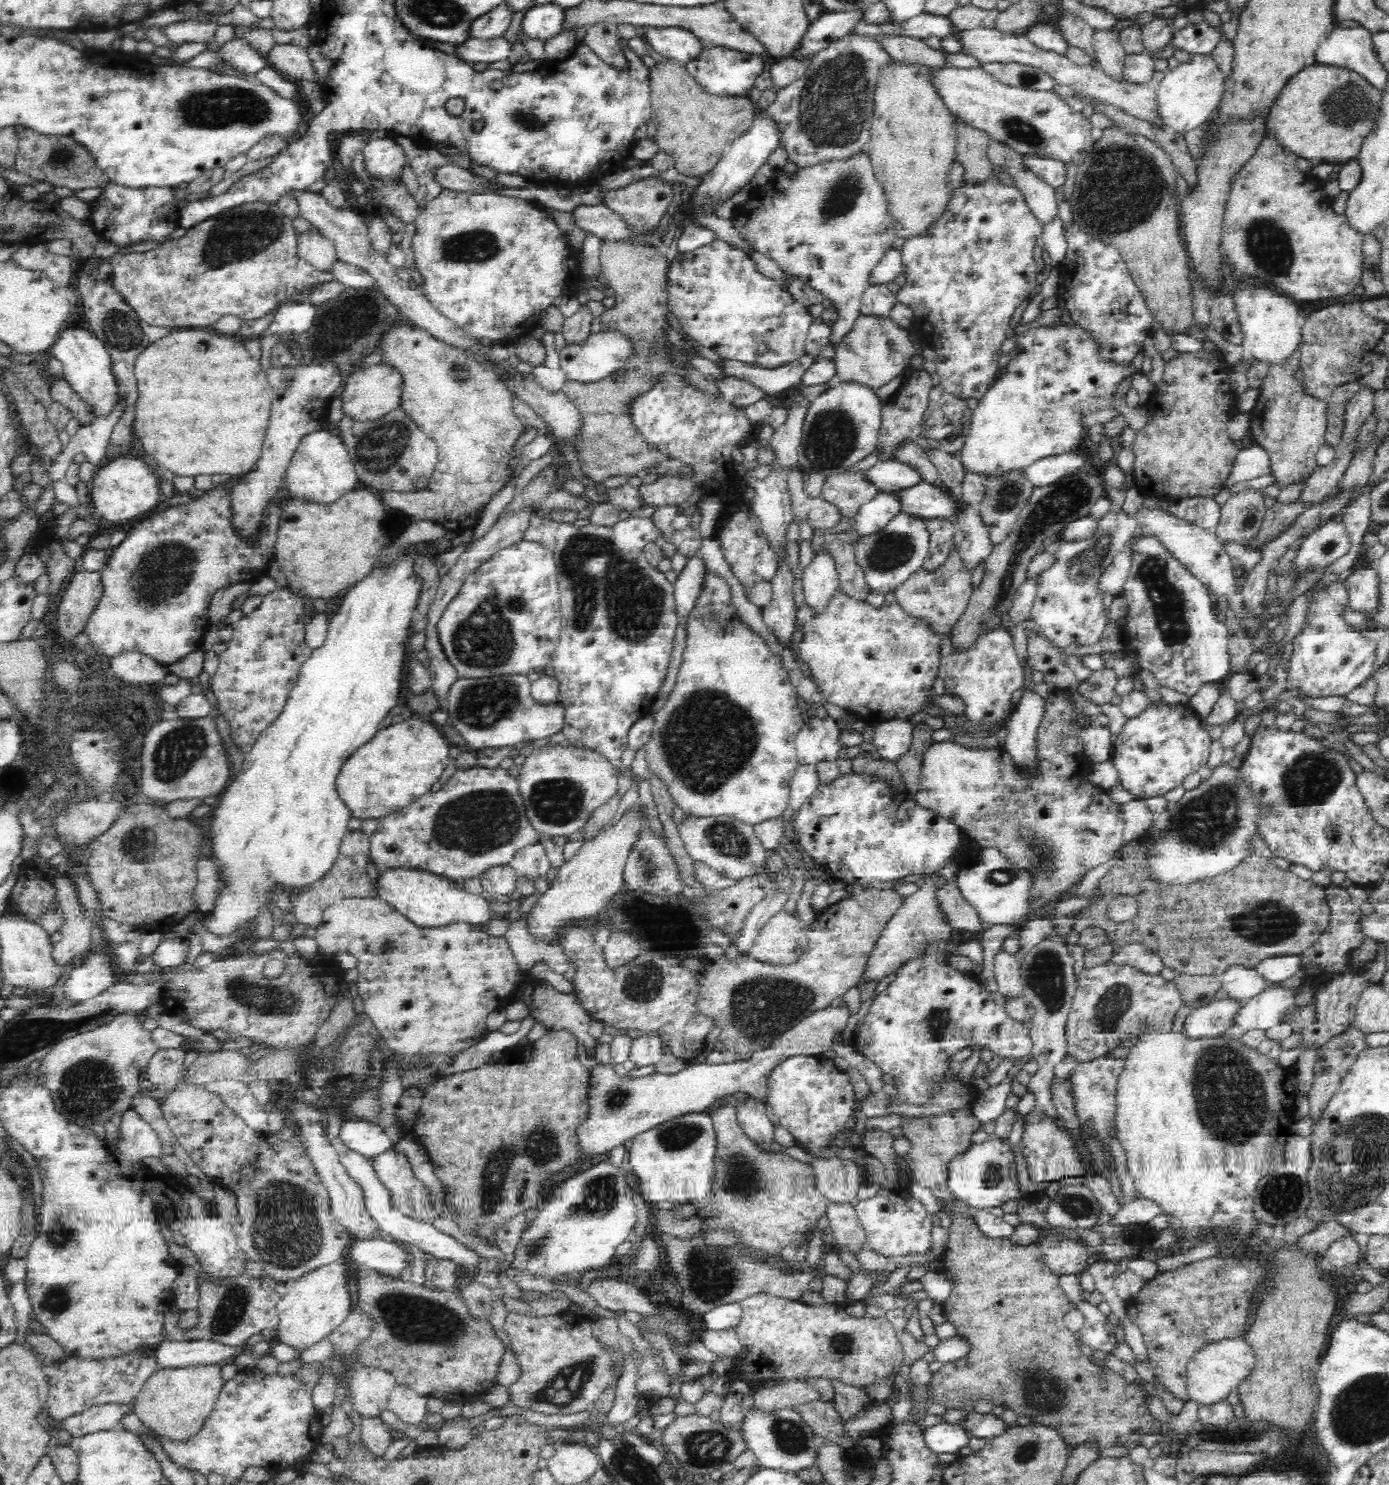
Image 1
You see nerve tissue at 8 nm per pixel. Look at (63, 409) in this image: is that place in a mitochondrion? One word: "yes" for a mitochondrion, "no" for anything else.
no

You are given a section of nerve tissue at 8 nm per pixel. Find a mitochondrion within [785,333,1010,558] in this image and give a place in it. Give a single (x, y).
(832, 435)

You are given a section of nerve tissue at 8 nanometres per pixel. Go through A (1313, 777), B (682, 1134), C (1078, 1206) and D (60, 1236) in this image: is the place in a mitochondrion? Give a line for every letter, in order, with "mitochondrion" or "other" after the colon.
A: mitochondrion
B: mitochondrion
C: mitochondrion
D: mitochondrion

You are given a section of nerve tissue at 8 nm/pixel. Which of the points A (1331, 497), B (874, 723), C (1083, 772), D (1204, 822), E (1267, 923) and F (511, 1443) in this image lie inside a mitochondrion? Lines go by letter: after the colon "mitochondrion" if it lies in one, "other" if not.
A: other
B: other
C: other
D: mitochondrion
E: mitochondrion
F: other

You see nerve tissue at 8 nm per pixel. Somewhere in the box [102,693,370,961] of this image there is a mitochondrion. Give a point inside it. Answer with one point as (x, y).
(177, 750)

